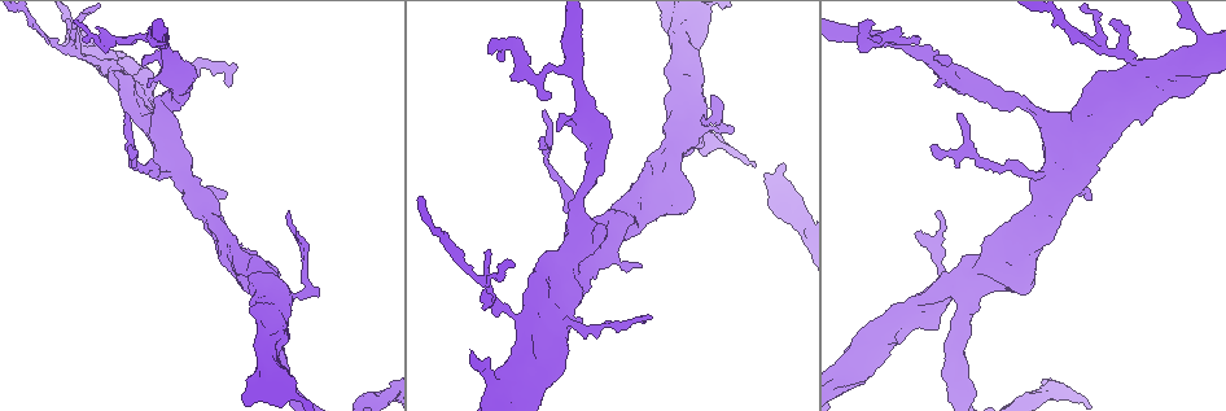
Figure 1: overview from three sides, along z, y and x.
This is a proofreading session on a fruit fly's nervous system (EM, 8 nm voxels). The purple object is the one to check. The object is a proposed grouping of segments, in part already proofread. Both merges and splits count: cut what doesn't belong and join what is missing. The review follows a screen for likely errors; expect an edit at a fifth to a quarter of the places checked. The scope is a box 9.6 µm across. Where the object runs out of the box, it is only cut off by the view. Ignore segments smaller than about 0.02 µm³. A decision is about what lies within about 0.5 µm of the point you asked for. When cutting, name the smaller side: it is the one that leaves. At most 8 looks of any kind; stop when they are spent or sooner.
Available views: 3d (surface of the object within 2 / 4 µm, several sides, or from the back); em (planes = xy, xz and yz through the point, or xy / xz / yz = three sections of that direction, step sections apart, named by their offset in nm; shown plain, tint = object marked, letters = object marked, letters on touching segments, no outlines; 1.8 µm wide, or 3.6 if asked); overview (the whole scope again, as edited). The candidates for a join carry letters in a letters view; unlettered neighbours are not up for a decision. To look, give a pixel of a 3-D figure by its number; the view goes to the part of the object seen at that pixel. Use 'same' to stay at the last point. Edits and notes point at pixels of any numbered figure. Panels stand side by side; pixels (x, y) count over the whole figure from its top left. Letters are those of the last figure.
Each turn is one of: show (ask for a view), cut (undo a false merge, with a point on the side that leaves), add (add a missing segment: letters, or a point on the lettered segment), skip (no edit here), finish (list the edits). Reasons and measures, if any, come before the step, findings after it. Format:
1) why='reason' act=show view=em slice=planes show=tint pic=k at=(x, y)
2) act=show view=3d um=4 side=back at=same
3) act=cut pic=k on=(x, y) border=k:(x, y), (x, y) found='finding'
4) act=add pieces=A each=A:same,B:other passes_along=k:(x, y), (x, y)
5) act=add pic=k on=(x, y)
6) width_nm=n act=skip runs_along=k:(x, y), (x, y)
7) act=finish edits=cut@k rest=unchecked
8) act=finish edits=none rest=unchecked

why='arms part here' act=show view=3d um=4 pic=1 at=(523, 322)

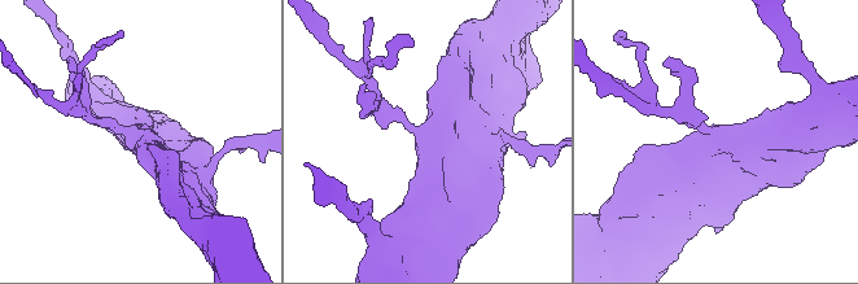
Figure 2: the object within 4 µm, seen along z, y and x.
arms=3 why='need the tissue' act=show view=em slice=planes show=letters pic=2 at=(139, 135)

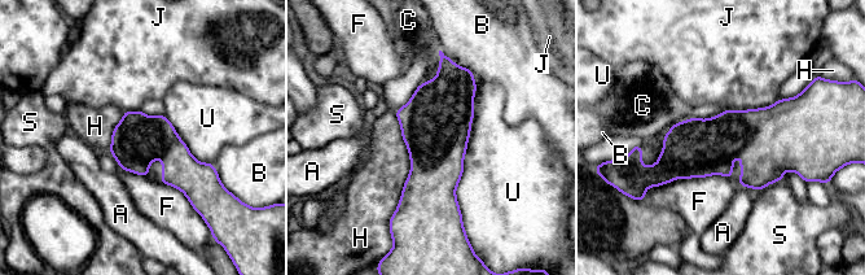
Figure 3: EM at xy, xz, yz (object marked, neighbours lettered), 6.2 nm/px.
act=skip each=A:other,B:other,C:other,F:other,H:other,J:other,S:other,U:other border=3:(395, 112), (409, 174), (390, 217) found='one neuron here'

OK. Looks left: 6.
why='tapers out' act=show view=3d um=2 pic=1 at=(547, 113)

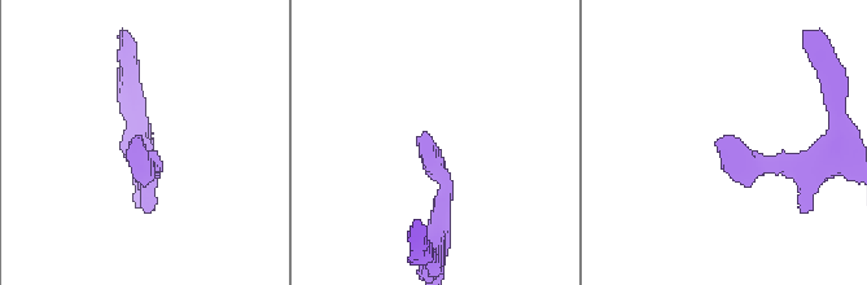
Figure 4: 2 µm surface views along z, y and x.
why='need the tissue' act=show view=em slice=planes show=tint pic=4 at=(732, 135)

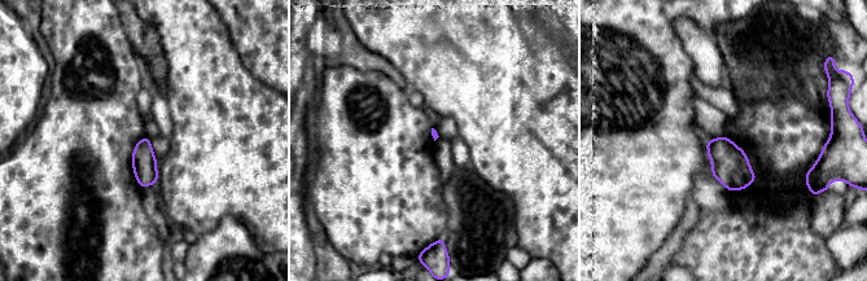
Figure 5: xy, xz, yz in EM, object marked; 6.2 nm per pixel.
act=show view=em slice=planes show=letters at=same

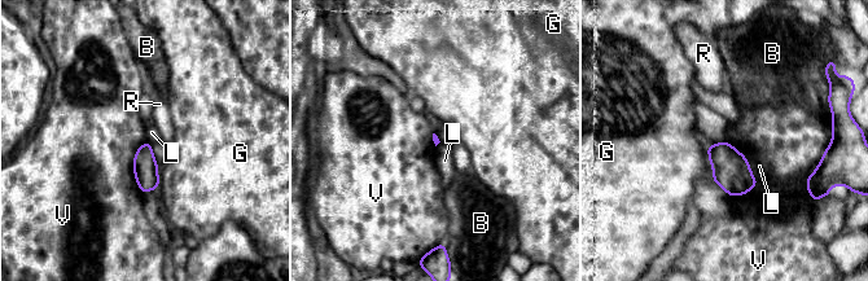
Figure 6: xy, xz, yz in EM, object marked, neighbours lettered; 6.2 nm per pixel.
longest_contact=V:320nm act=skip each=B:other,G:other,L:other,R:other,V:other border=6:(147, 141), (134, 157), (141, 192) found='none of them fits'

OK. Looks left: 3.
why='tapers out' act=show view=em slice=planes show=letters pic=1 at=(76, 30)

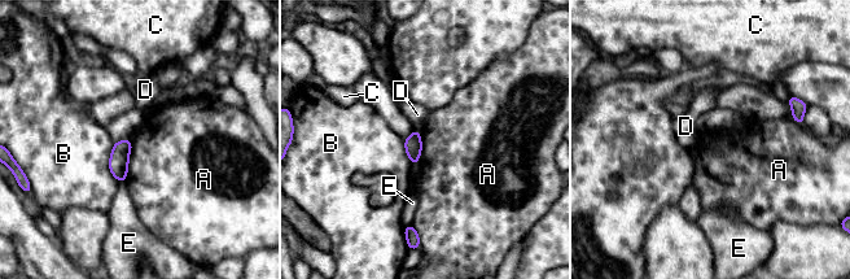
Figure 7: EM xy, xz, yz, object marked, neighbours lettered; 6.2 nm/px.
longest_contact=A:260nm act=skip each=A:other,B:other,C:other,D:other,E:other border=7:(130, 139), (128, 170), (125, 179) found='none of them fits'

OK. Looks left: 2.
act=finish edits=none rest=unchecked

